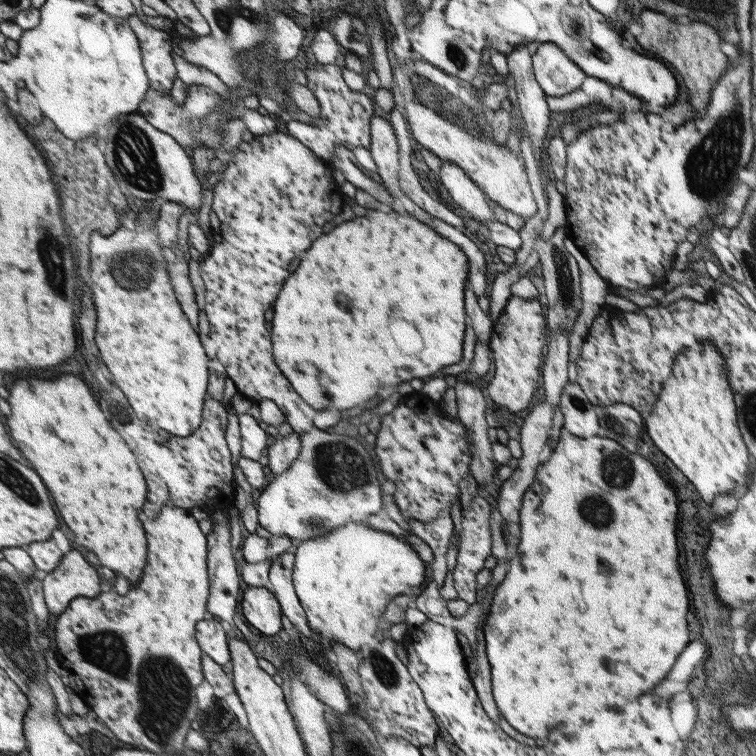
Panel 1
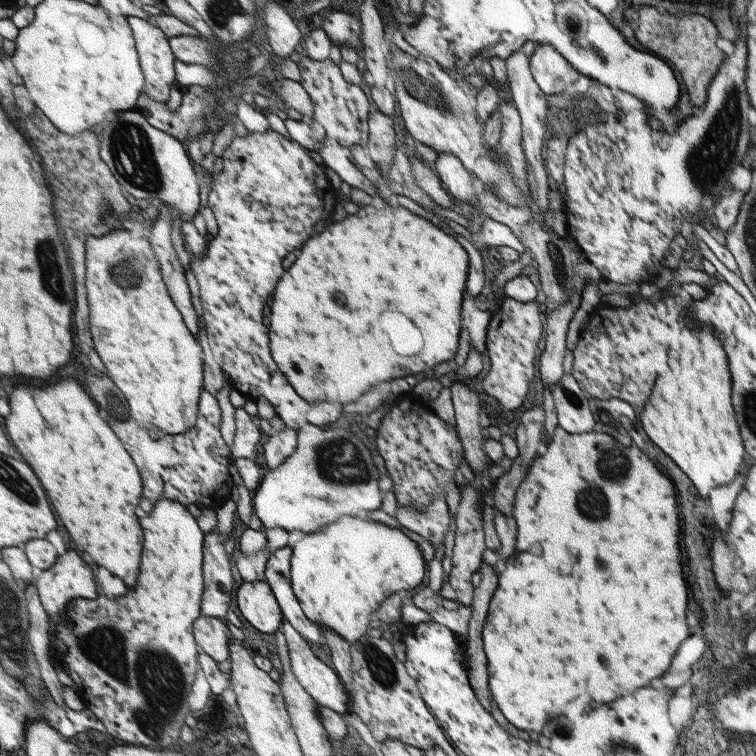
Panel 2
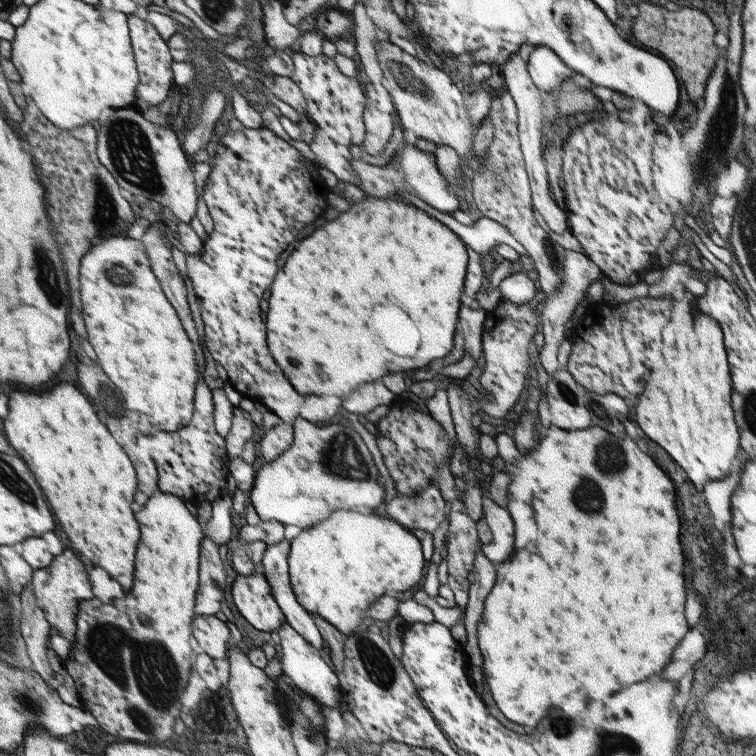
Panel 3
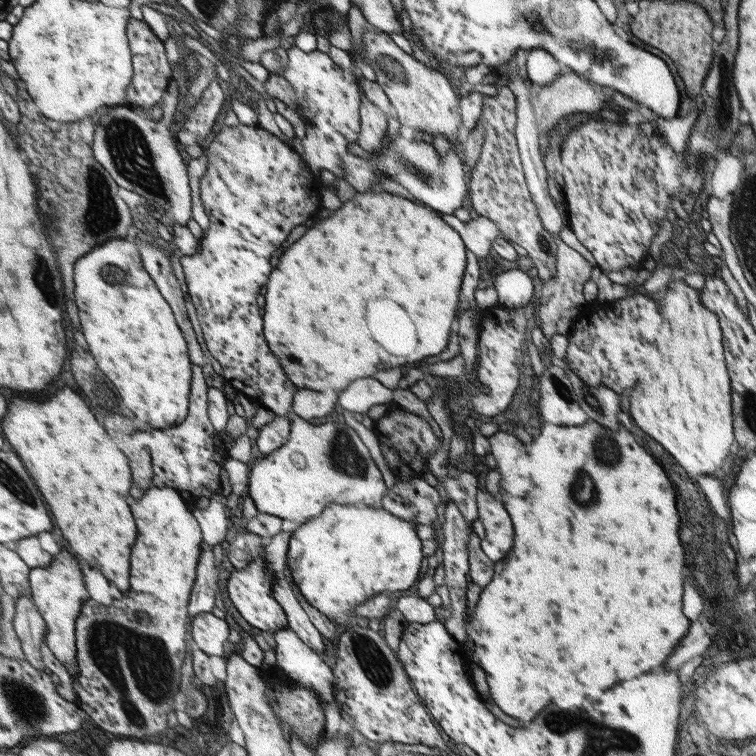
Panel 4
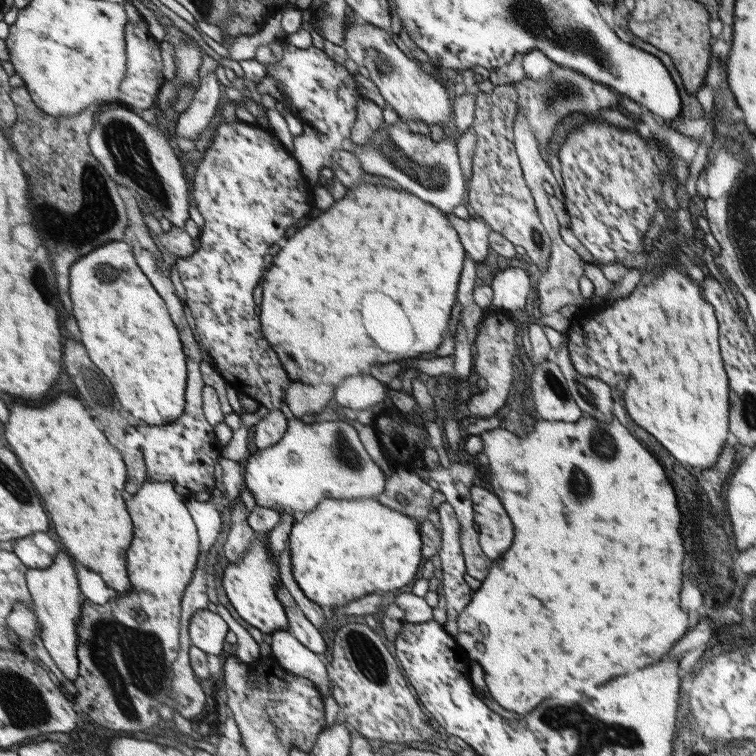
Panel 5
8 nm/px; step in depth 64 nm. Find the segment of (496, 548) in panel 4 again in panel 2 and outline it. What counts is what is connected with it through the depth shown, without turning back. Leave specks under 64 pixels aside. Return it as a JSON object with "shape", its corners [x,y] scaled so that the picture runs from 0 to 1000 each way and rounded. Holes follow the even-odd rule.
{"shape":[[[656,673],[656,681],[653,681],[653,698],[659,704],[664,724],[659,724],[659,726],[644,725],[640,728],[639,735],[640,745],[652,749],[656,746],[664,747],[677,738],[684,713],[684,696],[680,693],[680,685],[672,684],[659,673]]]}

